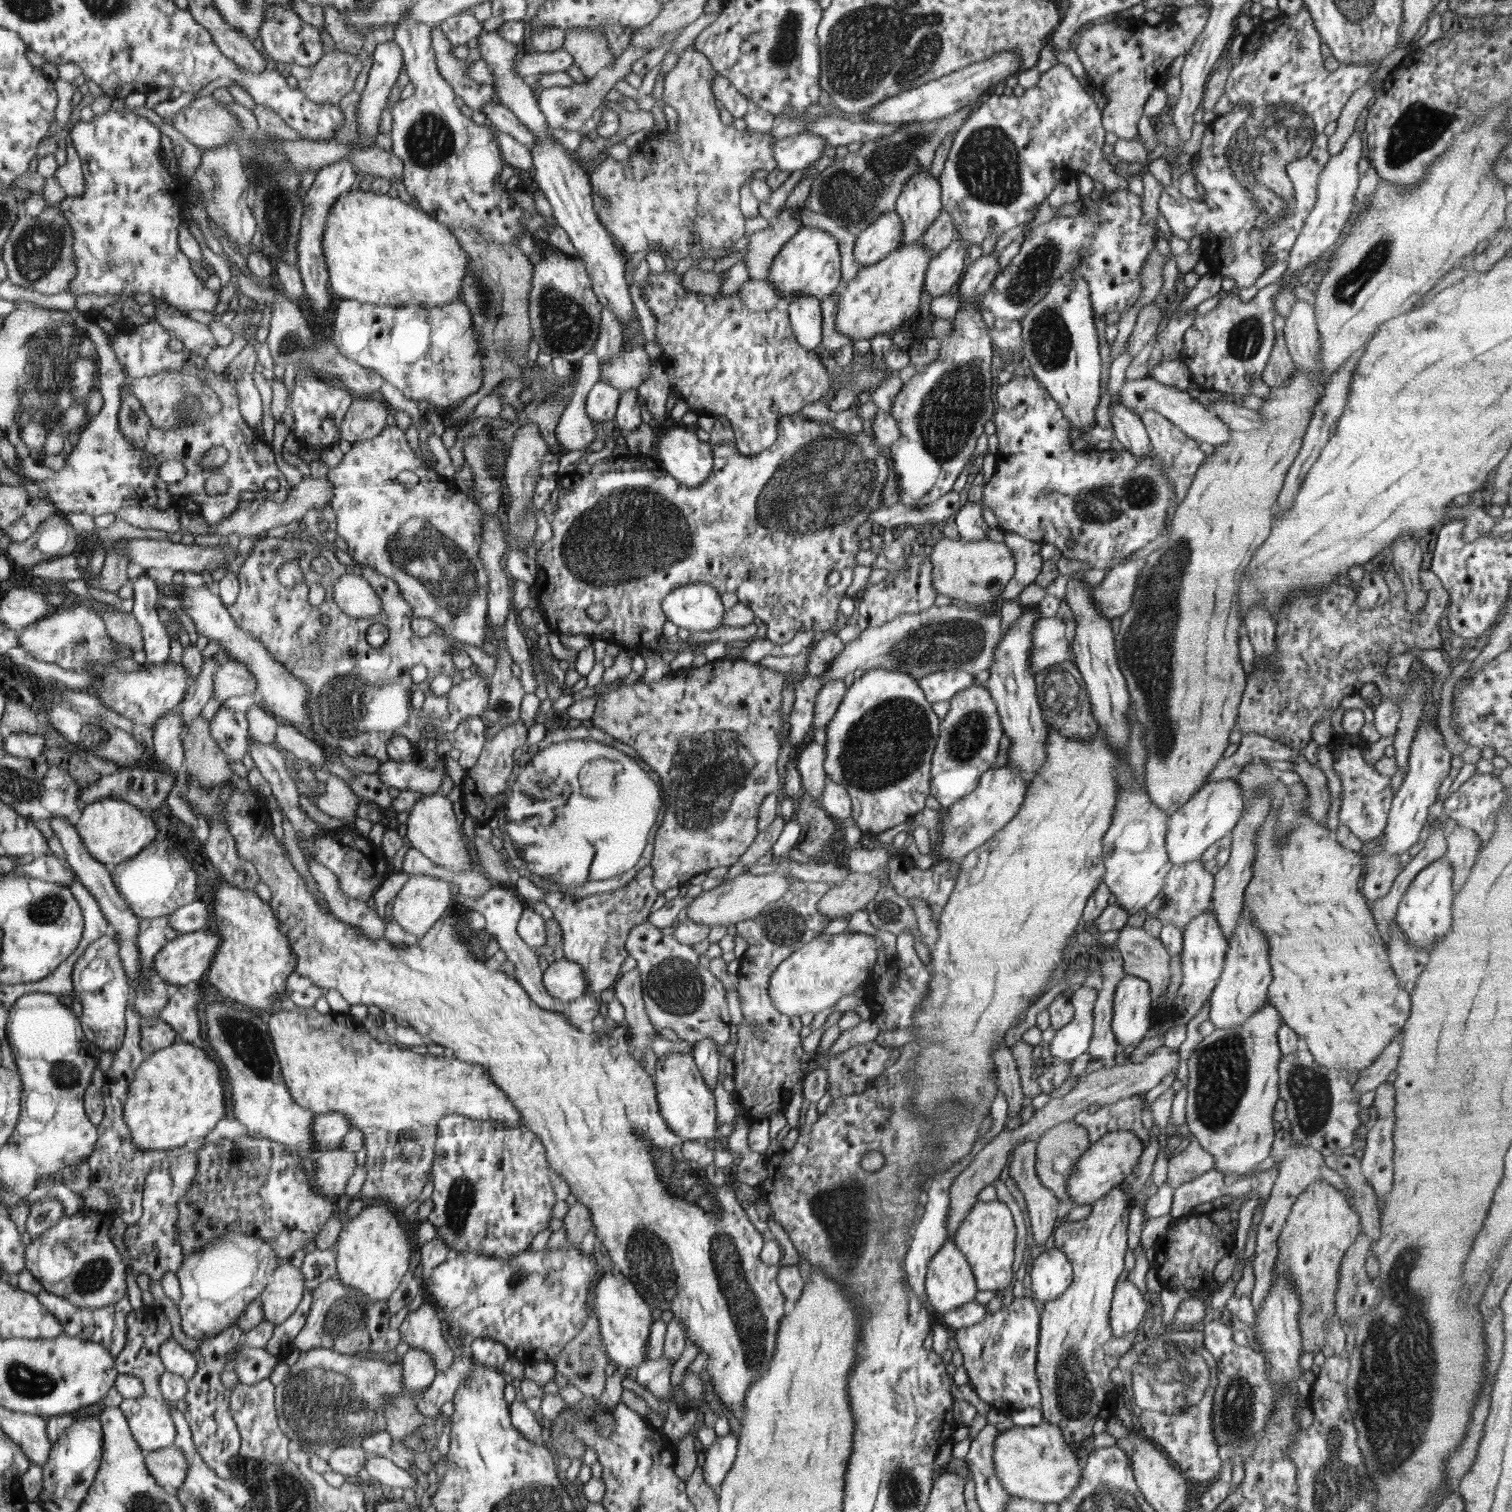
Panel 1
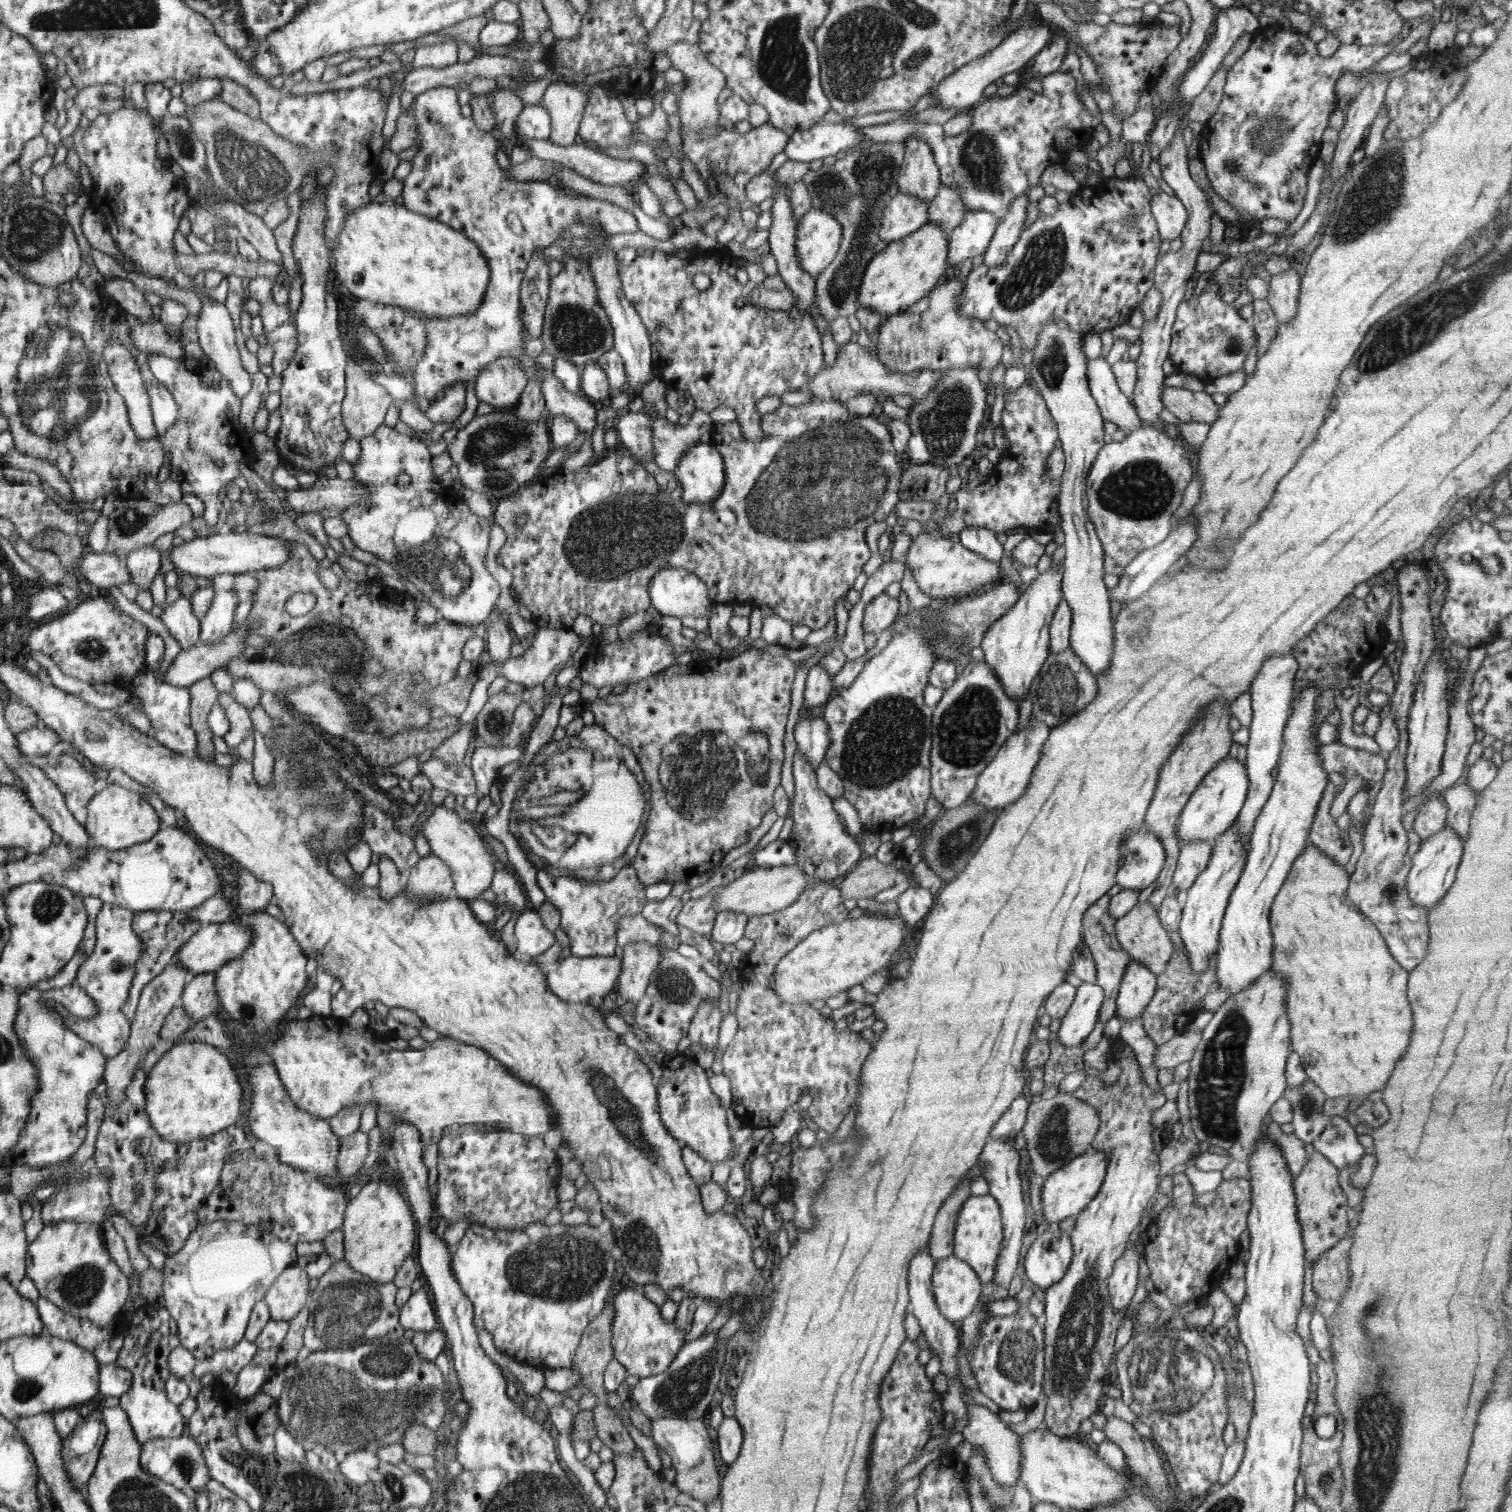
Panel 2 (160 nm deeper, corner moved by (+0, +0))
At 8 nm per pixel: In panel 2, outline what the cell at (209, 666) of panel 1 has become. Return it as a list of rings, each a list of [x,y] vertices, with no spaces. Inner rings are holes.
[[[232,589],[215,590],[214,600],[200,621],[199,638],[207,643],[219,643],[231,631],[232,620],[239,604]]]

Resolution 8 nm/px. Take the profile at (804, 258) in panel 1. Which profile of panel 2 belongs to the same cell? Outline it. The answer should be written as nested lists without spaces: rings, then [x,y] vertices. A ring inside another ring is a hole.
[[[811,208],[799,220],[795,236],[801,267],[816,278],[834,260],[842,235],[843,226],[833,214]]]

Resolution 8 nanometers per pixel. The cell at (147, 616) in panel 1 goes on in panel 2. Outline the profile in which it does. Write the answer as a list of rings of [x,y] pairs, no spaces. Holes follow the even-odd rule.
[[[153,544],[142,545],[129,553],[124,552],[124,555],[131,574],[130,582],[138,586],[138,592],[144,588],[150,588],[154,576],[160,569],[161,554],[158,549]]]

